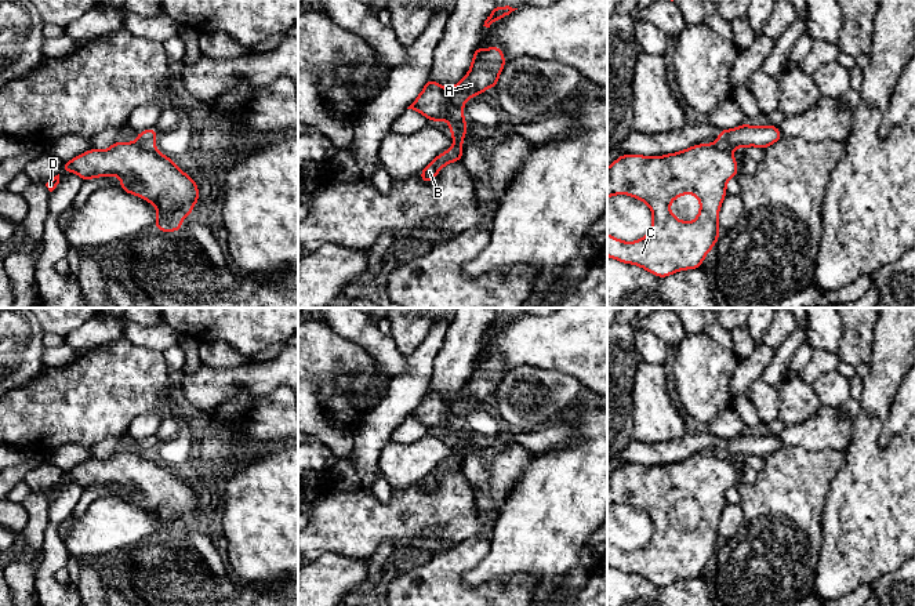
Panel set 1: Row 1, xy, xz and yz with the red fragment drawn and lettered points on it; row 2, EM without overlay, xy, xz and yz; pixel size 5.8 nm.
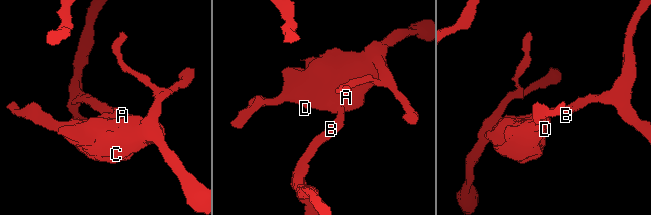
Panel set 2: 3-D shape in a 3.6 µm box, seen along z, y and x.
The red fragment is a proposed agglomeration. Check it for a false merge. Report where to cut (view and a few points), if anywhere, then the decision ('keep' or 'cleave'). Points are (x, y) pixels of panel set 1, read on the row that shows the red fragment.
cut xy (137, 140), (152, 145); cleave

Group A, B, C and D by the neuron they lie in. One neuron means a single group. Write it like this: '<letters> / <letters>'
A C D / B

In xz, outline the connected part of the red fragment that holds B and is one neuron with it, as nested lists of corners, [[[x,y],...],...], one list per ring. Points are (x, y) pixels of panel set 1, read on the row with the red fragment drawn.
[[[455,115],[449,123],[454,146],[436,156],[422,171],[420,171],[424,184],[433,181],[442,167],[462,159],[462,139],[466,135],[466,120],[462,115]]]

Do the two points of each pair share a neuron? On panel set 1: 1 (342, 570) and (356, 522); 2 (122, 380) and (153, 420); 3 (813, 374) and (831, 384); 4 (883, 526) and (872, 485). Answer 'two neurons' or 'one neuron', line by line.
1: two neurons
2: two neurons
3: two neurons
4: one neuron

